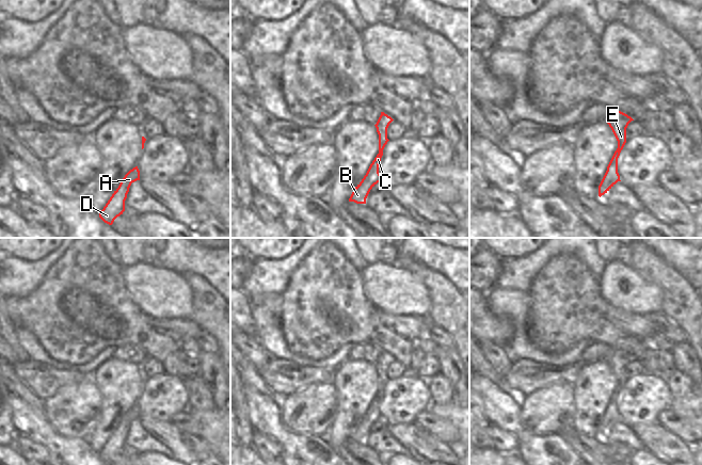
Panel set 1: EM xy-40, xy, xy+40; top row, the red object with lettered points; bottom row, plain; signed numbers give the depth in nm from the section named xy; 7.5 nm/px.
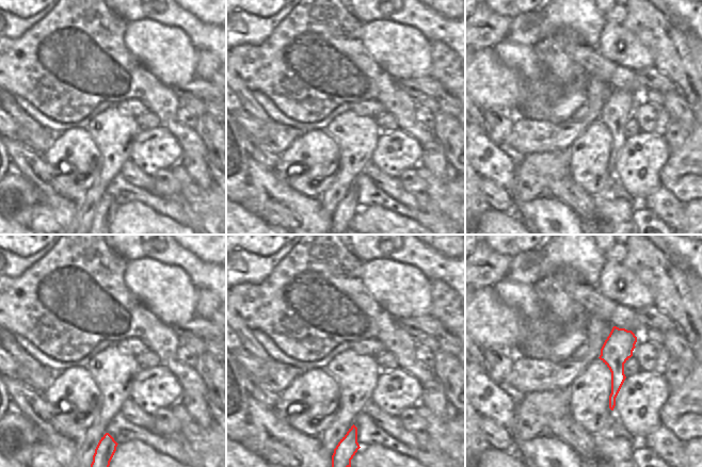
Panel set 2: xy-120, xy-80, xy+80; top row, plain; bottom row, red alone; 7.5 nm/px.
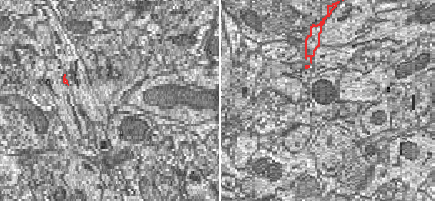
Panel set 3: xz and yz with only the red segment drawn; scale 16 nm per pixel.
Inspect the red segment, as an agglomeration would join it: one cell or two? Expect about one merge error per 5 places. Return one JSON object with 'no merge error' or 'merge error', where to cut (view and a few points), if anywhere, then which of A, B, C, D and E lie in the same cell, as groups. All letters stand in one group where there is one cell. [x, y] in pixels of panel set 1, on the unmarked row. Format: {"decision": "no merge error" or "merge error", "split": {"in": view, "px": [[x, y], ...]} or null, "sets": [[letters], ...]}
{"decision": "no merge error", "split": null, "sets": [["A", "B", "C", "D", "E"]]}

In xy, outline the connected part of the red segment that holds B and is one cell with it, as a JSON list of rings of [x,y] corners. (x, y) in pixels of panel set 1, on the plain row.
[[[381,351],[381,354],[377,363],[374,364],[377,367],[377,371],[379,373],[379,392],[370,403],[362,420],[353,429],[349,437],[349,440],[354,440],[356,443],[366,443],[366,437],[370,429],[378,421],[382,421],[381,414],[379,412],[379,403],[383,395],[383,388],[387,383],[387,381],[389,380],[387,378],[387,367],[393,359],[394,358],[390,355],[388,355],[384,351]]]

